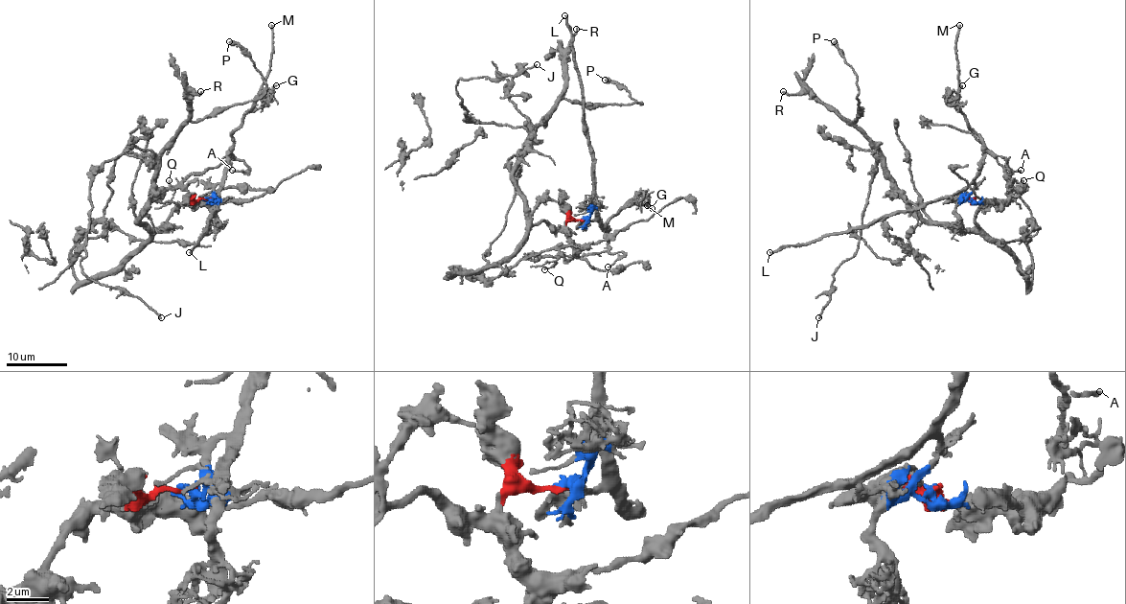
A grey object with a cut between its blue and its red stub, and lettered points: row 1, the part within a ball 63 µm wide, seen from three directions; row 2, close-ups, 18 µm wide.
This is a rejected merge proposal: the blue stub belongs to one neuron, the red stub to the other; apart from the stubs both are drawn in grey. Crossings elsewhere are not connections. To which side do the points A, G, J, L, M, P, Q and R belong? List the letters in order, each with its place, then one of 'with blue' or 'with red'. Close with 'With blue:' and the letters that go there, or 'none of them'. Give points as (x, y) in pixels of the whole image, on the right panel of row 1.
A: place (1021, 170); with blue
G: place (962, 85); with blue
J: place (818, 317); with red
L: place (769, 252); with blue
M: place (959, 25); with blue
P: place (834, 41); with red
Q: place (1023, 180); with blue
R: place (783, 91); with red
With blue: A, G, L, M, Q

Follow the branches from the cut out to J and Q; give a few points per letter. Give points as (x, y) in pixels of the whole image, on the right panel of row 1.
J: (974, 198), (981, 204), (976, 229), (928, 222), (879, 153), (857, 250), (833, 273), (830, 301), (819, 317)
Q: (974, 198), (968, 198), (981, 160), (987, 153), (1001, 155), (1006, 160), (1012, 186), (1022, 186), (1022, 179)

